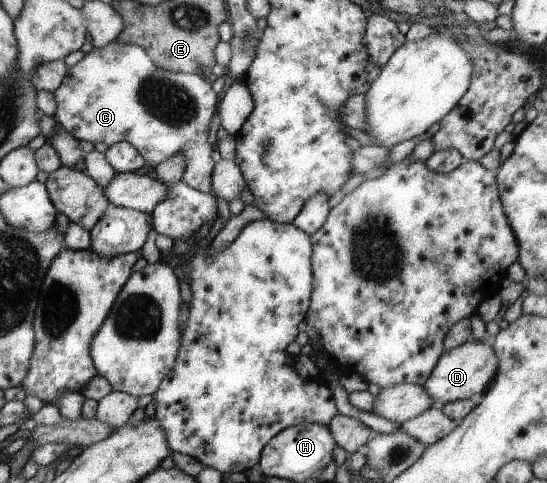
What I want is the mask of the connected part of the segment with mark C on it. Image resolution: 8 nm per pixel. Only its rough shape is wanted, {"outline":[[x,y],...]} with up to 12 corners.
{"outline":[[142,46],[92,48],[53,91],[78,141],[129,143],[212,194],[218,97]]}

